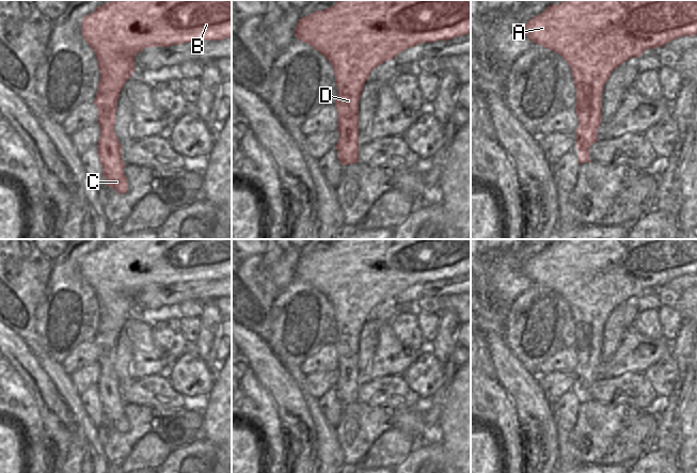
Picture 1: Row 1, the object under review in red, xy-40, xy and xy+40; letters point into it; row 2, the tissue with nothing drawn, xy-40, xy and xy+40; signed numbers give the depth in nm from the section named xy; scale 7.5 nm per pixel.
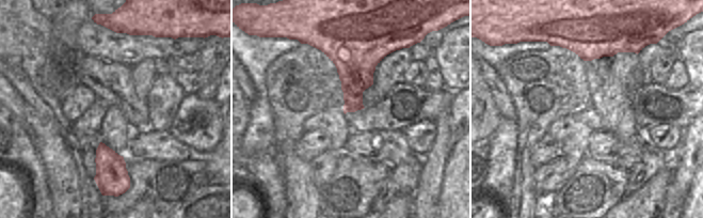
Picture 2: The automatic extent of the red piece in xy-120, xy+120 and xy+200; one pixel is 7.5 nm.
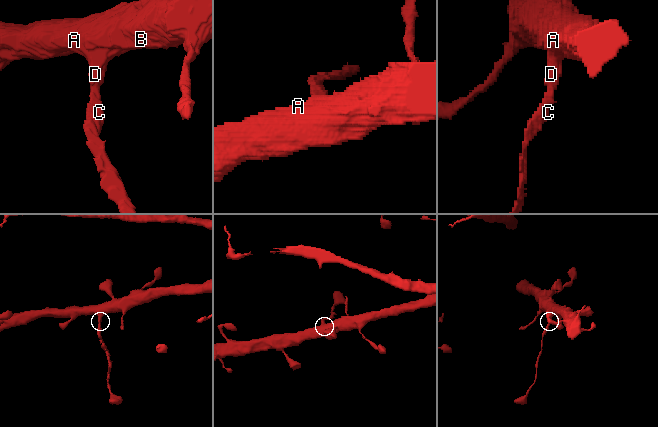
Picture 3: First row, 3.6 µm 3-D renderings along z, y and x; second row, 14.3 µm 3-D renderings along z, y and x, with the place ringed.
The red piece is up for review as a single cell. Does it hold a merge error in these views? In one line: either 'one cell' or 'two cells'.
two cells

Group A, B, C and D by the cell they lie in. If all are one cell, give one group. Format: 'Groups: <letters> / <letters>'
Groups: A B D / C

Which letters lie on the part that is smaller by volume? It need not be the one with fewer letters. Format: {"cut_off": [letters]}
{"cut_off": ["C"]}

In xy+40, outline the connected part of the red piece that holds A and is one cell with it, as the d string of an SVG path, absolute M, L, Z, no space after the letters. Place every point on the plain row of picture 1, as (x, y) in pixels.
M566 239L551 243L529 258L523 266L525 275L558 293L569 304L576 328L576 388L582 390L598 380L598 366L602 363L602 332L611 313L627 299L640 297L648 288L663 286L682 275L697 273L697 239Z

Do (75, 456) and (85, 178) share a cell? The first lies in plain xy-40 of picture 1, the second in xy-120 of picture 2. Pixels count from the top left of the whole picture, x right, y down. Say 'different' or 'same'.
different

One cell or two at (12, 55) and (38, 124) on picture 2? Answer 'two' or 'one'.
two

